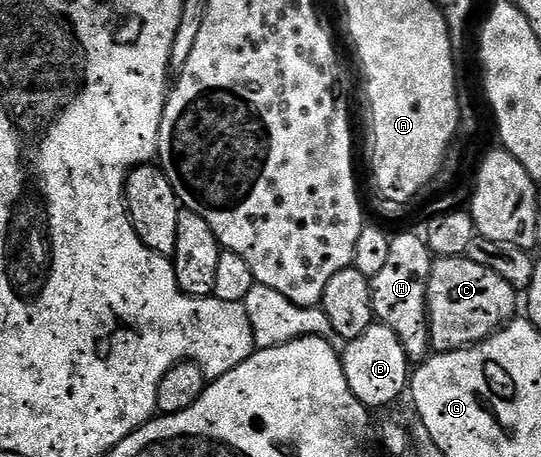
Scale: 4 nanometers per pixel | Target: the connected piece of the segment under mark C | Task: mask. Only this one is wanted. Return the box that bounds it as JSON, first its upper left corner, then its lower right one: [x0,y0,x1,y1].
[428,256,518,354]

